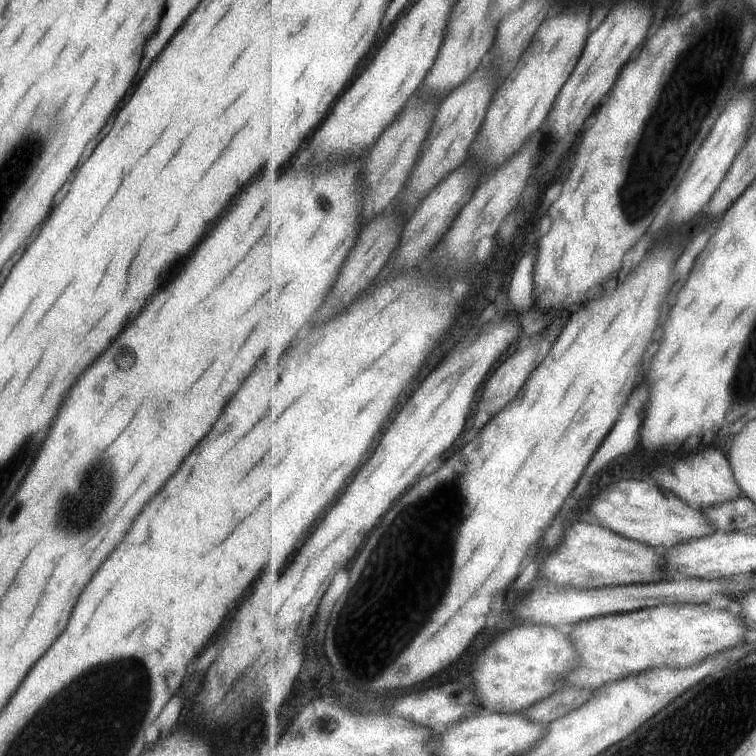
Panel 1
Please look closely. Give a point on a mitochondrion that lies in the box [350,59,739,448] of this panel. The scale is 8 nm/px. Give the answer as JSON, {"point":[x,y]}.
{"point":[658,149]}

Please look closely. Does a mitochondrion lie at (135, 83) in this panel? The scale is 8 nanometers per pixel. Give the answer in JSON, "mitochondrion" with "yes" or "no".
{"mitochondrion":"no"}

